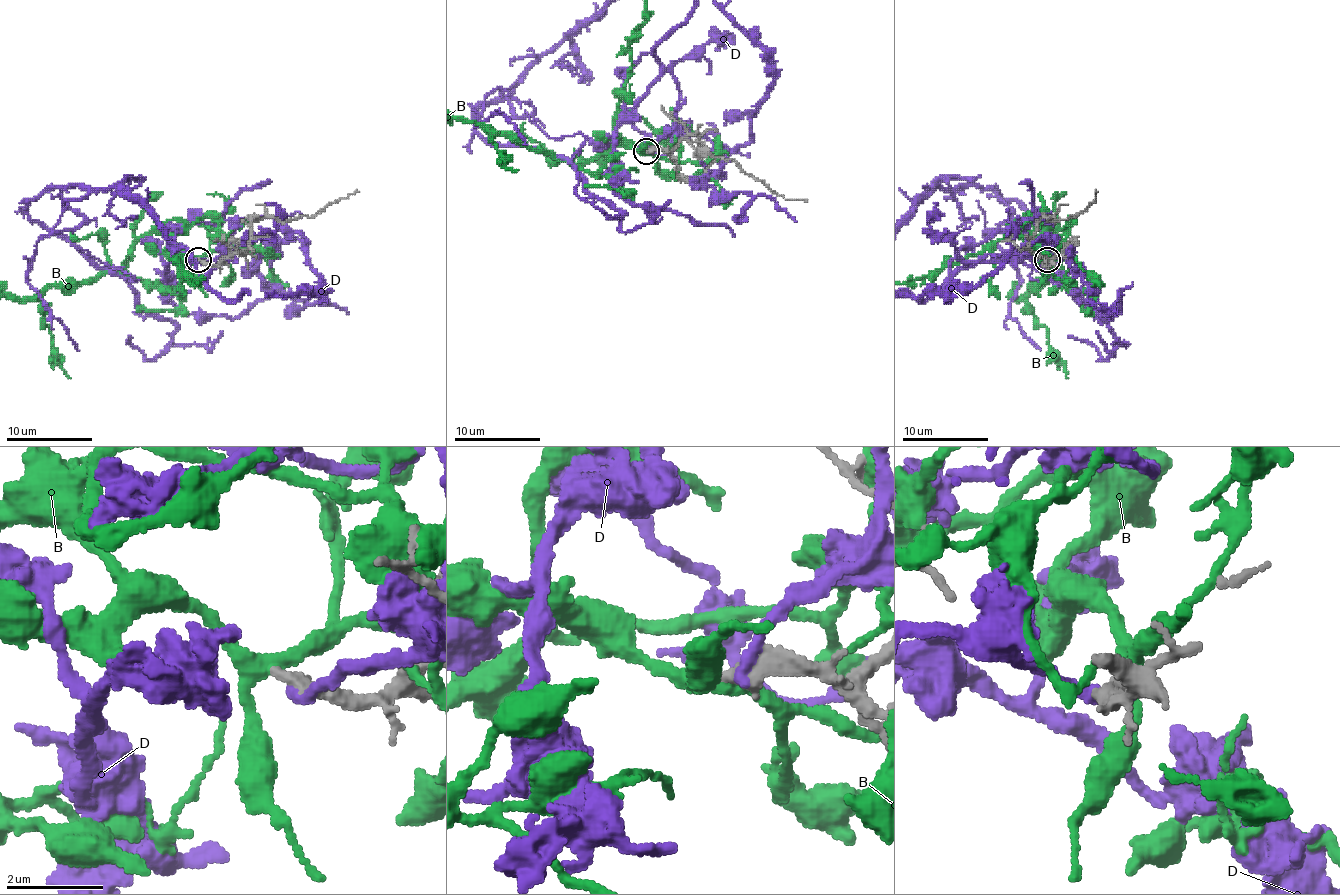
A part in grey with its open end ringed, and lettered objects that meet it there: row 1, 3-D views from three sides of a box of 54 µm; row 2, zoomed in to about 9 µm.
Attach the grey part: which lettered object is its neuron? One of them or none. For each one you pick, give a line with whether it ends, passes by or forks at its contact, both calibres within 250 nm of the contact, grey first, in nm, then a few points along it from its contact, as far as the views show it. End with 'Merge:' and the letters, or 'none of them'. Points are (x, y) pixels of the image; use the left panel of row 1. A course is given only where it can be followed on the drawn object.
Merge: none of them

